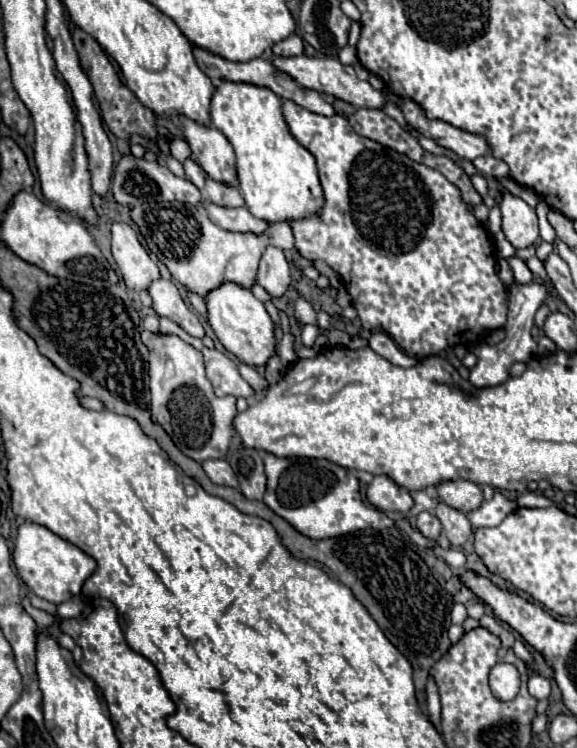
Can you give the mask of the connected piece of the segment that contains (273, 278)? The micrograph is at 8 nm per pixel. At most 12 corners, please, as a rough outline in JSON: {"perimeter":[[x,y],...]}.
{"perimeter":[[270,245],[262,255],[258,285],[276,299],[290,289],[290,263]]}

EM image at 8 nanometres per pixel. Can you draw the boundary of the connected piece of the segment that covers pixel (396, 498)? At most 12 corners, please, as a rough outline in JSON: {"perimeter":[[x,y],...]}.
{"perimeter":[[386,475],[366,485],[366,499],[382,511],[406,513],[410,493]]}

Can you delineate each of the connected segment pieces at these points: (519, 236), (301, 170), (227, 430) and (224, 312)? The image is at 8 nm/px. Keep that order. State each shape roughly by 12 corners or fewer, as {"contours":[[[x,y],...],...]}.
{"contours":[[[504,193],[502,231],[516,249],[540,237],[536,211]],[[222,81],[212,125],[236,153],[256,219],[324,207],[316,161],[288,131],[280,97]],[[142,331],[152,419],[202,463],[224,459],[236,397],[216,397],[202,353]],[[210,291],[208,323],[250,367],[276,355],[276,325],[252,291]]]}

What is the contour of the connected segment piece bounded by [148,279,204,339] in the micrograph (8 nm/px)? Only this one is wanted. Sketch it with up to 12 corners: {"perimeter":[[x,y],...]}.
{"perimeter":[[156,279],[152,309],[188,335],[204,337],[198,317],[172,281]]}

